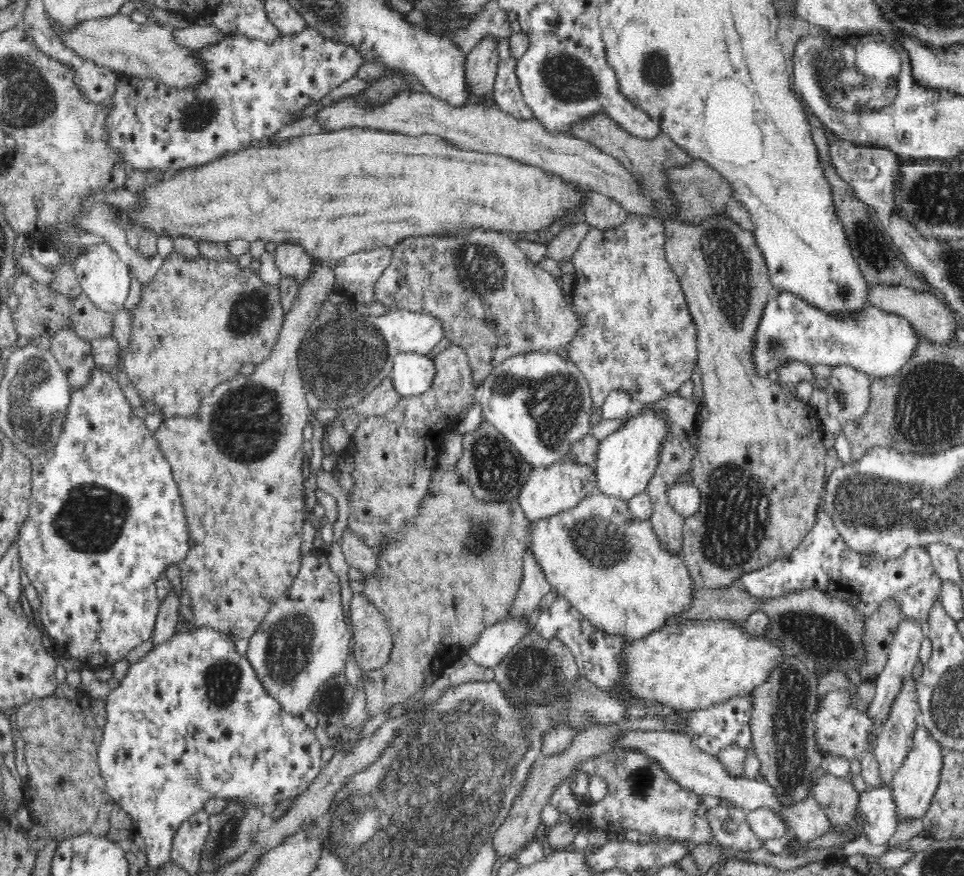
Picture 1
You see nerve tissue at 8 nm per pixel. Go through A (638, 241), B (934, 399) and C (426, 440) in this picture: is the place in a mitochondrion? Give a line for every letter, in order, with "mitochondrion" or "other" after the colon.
A: other
B: mitochondrion
C: other

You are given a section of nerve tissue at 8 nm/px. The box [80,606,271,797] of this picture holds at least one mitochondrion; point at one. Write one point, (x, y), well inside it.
(223, 679)

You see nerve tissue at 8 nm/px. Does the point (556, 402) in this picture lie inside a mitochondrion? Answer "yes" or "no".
yes

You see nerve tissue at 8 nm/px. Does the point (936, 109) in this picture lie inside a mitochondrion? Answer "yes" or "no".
no

